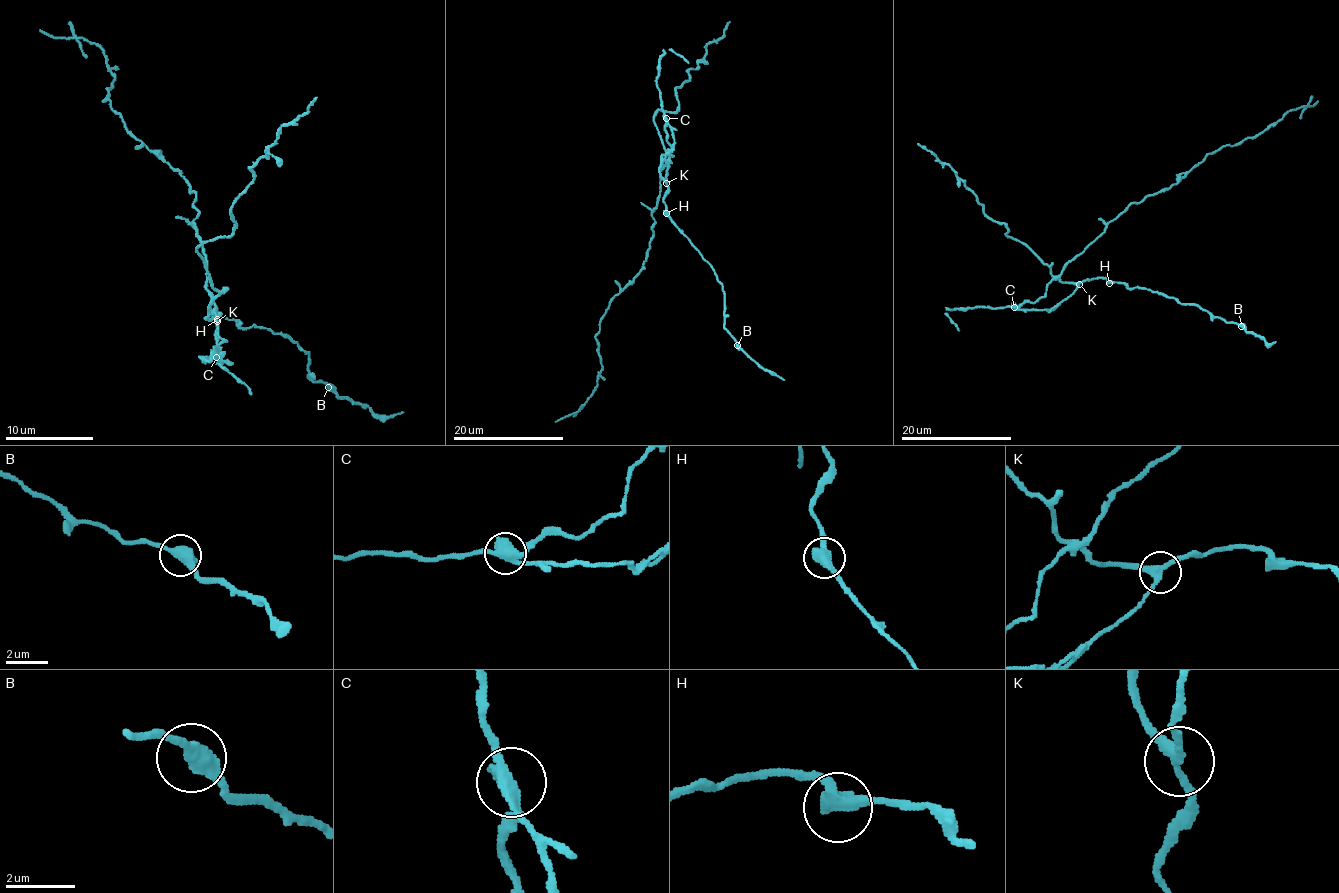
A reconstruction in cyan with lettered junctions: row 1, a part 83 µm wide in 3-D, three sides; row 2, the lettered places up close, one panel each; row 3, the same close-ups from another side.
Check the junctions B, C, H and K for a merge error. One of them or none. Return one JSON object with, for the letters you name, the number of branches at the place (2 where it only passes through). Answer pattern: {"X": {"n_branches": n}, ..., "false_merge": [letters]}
{"C": {"n_branches": 3}, "false_merge": ["C"]}

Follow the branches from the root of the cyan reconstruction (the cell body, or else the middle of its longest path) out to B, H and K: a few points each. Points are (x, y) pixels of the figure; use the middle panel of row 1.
B: (660, 187), (664, 160), (660, 174), (668, 188), (664, 198), (666, 214), (722, 285), (724, 327), (737, 345)
H: (660, 187), (664, 160), (660, 174), (668, 188), (664, 198), (666, 213)
K: (660, 187), (664, 160), (660, 174), (666, 183)

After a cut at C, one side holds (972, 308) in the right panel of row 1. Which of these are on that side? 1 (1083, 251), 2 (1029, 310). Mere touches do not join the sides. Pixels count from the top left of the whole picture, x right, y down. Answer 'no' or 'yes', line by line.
1: yes
2: no

